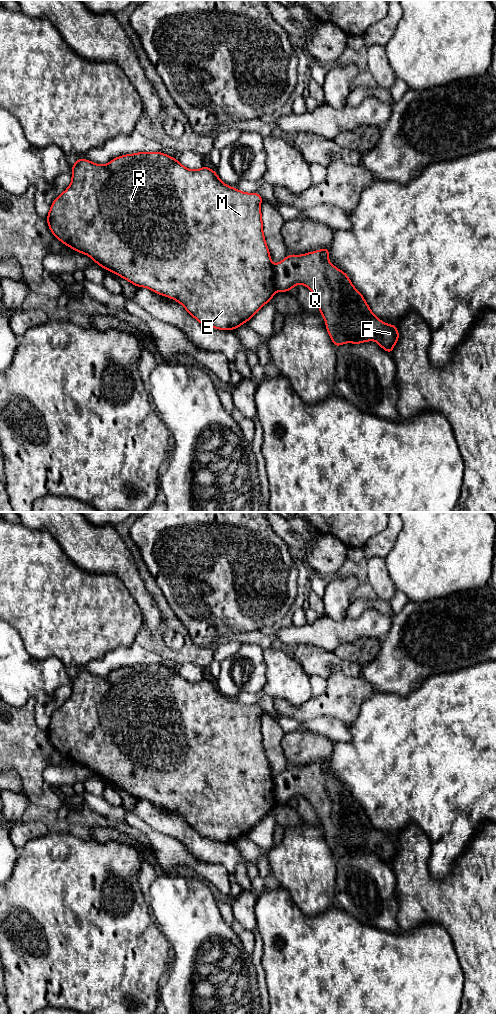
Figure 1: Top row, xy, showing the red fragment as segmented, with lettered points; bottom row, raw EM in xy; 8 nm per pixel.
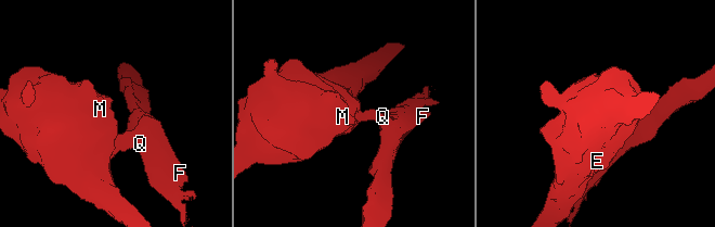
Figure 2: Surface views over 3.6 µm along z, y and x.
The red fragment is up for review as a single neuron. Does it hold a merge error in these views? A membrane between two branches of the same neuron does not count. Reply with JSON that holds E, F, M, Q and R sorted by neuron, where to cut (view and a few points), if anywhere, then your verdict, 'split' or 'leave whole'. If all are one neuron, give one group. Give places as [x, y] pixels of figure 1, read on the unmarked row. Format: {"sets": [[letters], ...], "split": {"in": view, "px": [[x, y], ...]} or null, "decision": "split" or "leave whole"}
{"sets": [["E", "M", "R"], ["F", "Q"]], "split": {"in": "xy", "px": [[272, 777], [273, 794], [277, 801]]}, "decision": "split"}

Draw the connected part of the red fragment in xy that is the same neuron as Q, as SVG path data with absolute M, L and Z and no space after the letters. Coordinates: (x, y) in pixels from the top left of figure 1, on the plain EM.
M328 759L302 767L288 766L273 779L274 795L278 803L288 804L293 802L295 797L303 796L312 804L335 860L345 855L361 856L376 853L382 861L392 866L399 852L396 837L382 834L373 826L364 808L354 799L349 788L329 774Z

